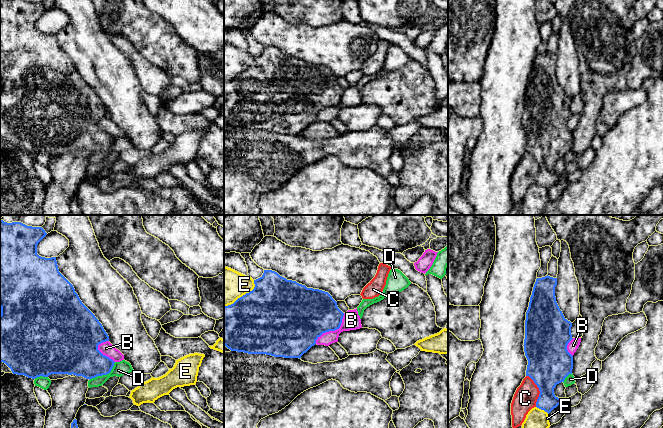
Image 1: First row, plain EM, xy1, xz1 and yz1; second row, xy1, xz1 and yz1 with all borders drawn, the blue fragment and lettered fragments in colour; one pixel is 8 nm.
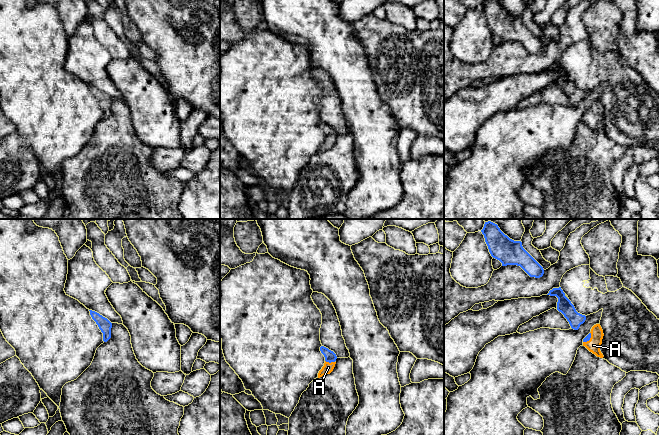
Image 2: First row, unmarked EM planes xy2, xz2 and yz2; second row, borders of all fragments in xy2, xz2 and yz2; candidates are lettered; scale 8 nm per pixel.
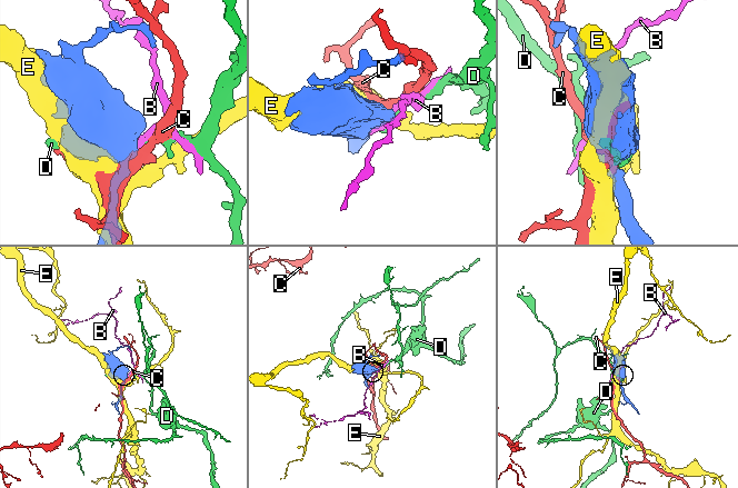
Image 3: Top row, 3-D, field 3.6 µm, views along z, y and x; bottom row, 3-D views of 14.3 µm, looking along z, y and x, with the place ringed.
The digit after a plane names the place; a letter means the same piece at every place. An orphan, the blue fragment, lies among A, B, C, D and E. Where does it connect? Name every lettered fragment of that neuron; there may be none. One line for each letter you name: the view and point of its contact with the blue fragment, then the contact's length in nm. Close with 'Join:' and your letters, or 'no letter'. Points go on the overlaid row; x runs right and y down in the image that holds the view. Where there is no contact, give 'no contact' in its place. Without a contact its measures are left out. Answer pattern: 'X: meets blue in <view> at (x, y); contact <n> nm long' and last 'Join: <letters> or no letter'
A: meets blue in xz2 at (330, 362); contact 80 nm long
Join: A

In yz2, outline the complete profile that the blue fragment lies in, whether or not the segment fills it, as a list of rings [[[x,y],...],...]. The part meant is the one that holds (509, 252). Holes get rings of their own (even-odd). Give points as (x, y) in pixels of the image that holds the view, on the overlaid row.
[[[491,221],[485,222],[481,232],[484,235],[491,256],[499,260],[502,263],[502,266],[517,265],[520,266],[530,277],[540,278],[543,276],[543,267],[523,248],[521,241],[510,239],[500,230],[497,224]]]

